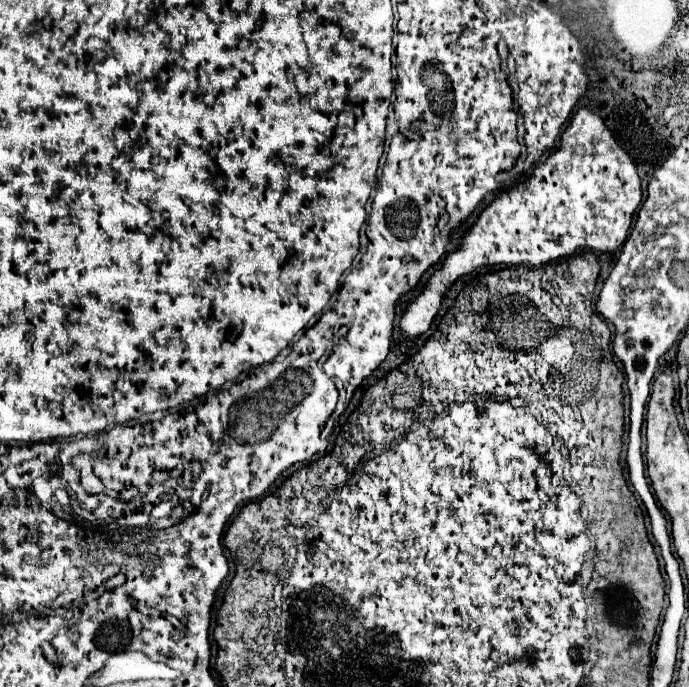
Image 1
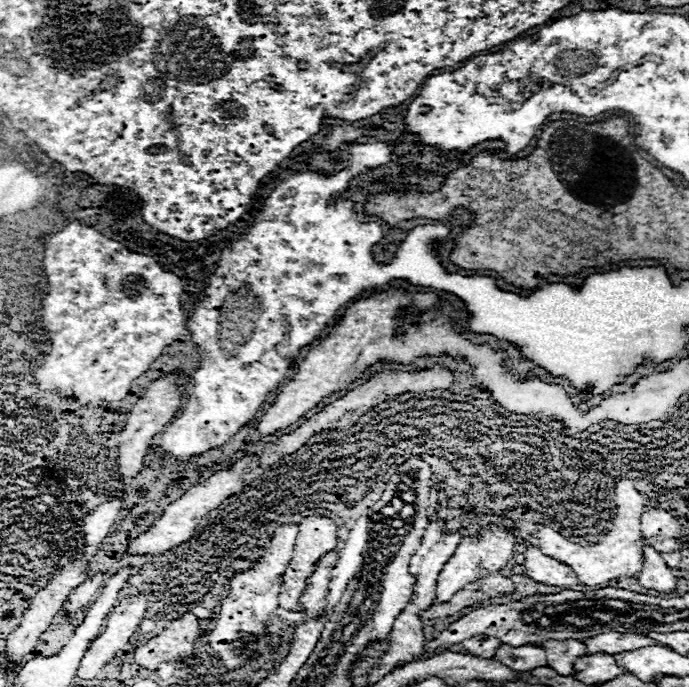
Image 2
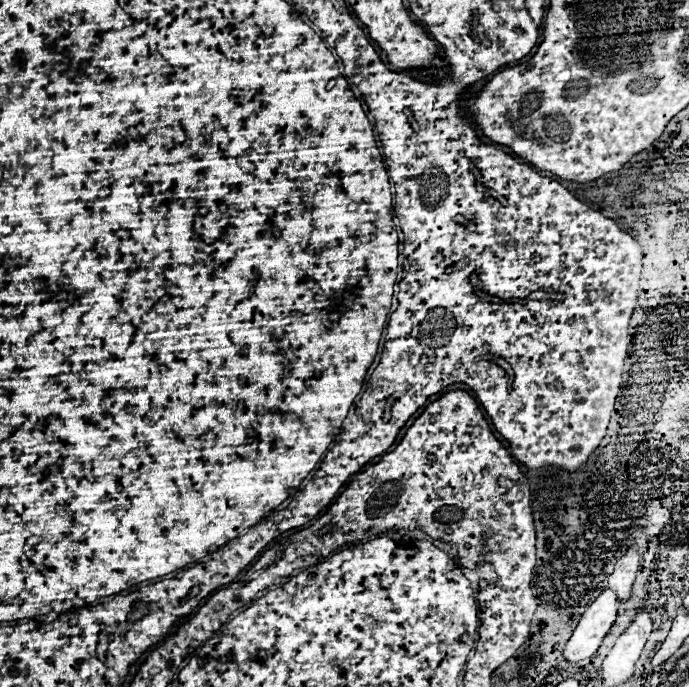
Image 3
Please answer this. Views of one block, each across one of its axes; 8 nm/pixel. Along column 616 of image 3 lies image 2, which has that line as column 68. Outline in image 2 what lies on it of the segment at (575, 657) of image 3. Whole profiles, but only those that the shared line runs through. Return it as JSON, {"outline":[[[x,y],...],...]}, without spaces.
{"outline":[[[98,572],[93,577],[88,577],[78,588],[75,588],[64,603],[64,612],[67,617],[72,617],[76,611],[87,609],[100,595],[104,581],[109,576]]]}

